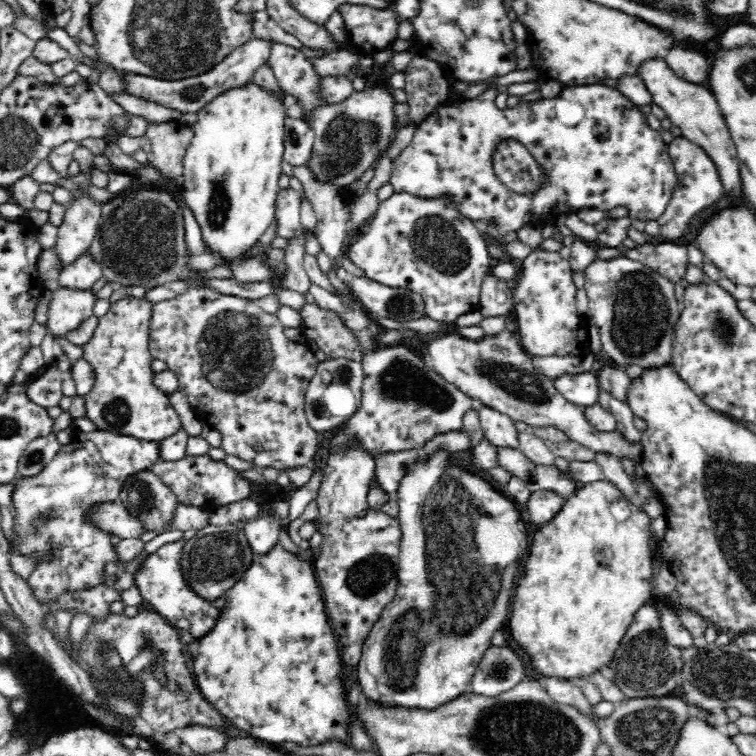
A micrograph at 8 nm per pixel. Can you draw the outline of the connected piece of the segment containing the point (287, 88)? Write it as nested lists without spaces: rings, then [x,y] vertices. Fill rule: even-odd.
[[[267,39],[266,41],[270,41],[270,54],[267,55],[267,63],[276,77],[276,82],[282,92],[295,96],[297,103],[304,111],[304,118],[311,123],[317,110],[324,106],[330,106],[330,100],[324,95],[324,77],[317,73],[314,63],[298,47],[278,42],[277,39]]]

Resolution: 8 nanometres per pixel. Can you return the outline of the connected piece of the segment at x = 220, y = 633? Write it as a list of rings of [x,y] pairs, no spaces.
[[[280,543],[276,544],[267,553],[253,555],[250,566],[243,571],[240,579],[228,589],[224,596],[226,603],[220,609],[218,620],[208,634],[202,638],[195,639],[190,644],[186,644],[186,654],[189,659],[189,666],[194,677],[194,682],[198,687],[202,697],[218,710],[224,718],[231,722],[238,733],[244,733],[255,737],[260,742],[274,745],[280,742],[294,742],[300,746],[316,746],[326,740],[349,740],[349,721],[346,706],[345,691],[342,685],[342,668],[344,662],[341,659],[341,652],[337,641],[337,636],[333,632],[333,627],[329,623],[328,615],[325,611],[325,602],[321,589],[317,584],[313,563],[306,557],[291,553],[284,549]]]

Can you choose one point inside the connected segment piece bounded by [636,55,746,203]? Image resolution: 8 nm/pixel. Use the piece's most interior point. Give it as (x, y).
(693, 108)

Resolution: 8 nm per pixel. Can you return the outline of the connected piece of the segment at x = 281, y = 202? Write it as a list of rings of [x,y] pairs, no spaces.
[[[294,188],[279,189],[275,204],[276,235],[282,238],[296,236],[303,227],[300,223],[300,192]]]

